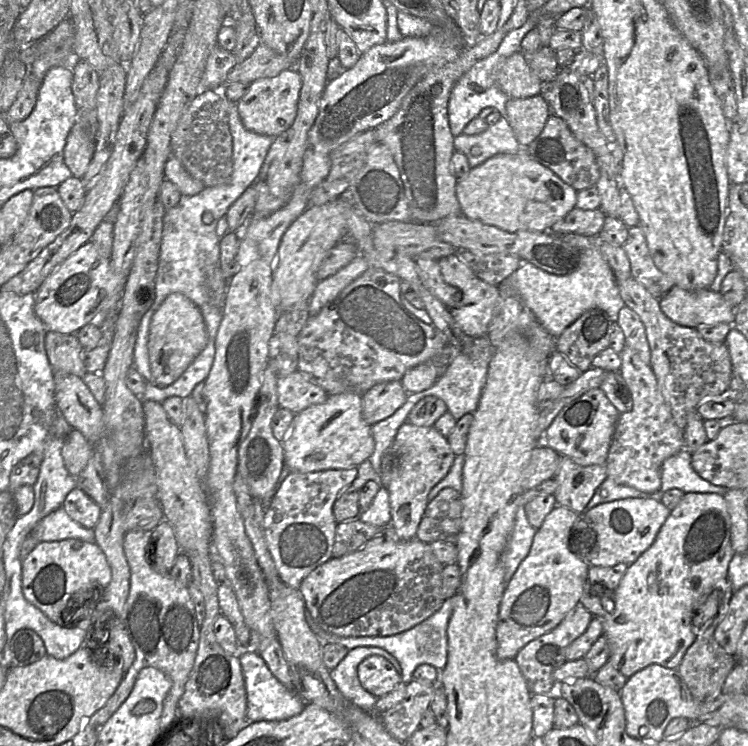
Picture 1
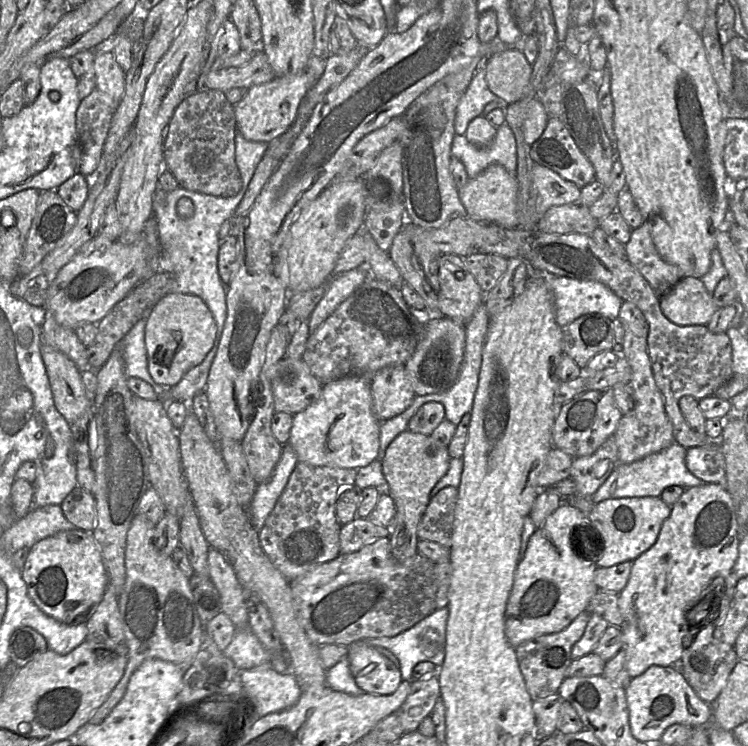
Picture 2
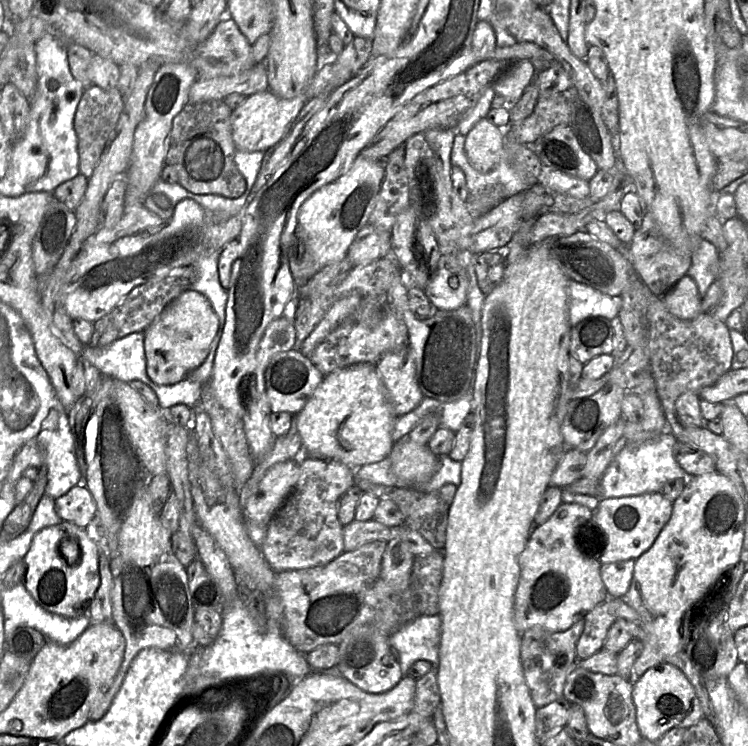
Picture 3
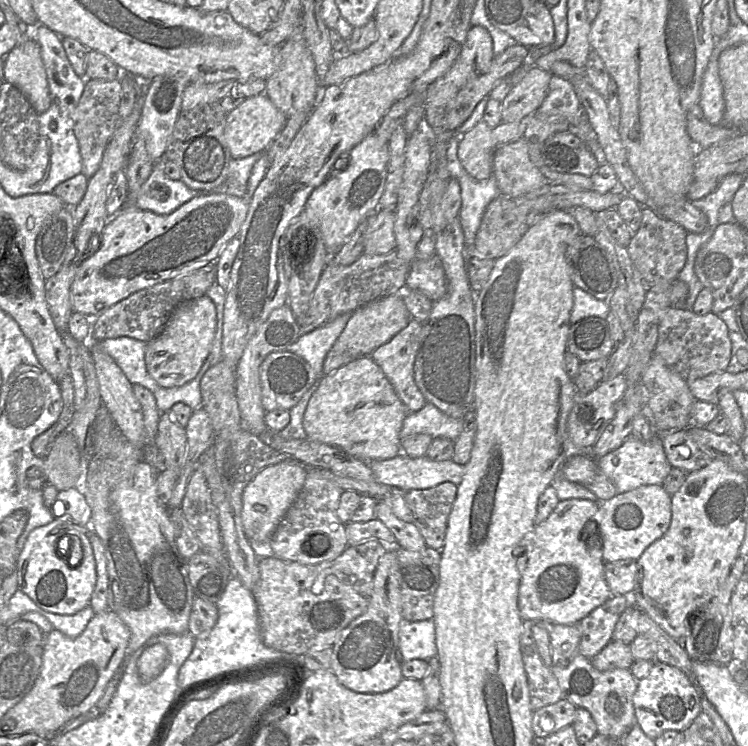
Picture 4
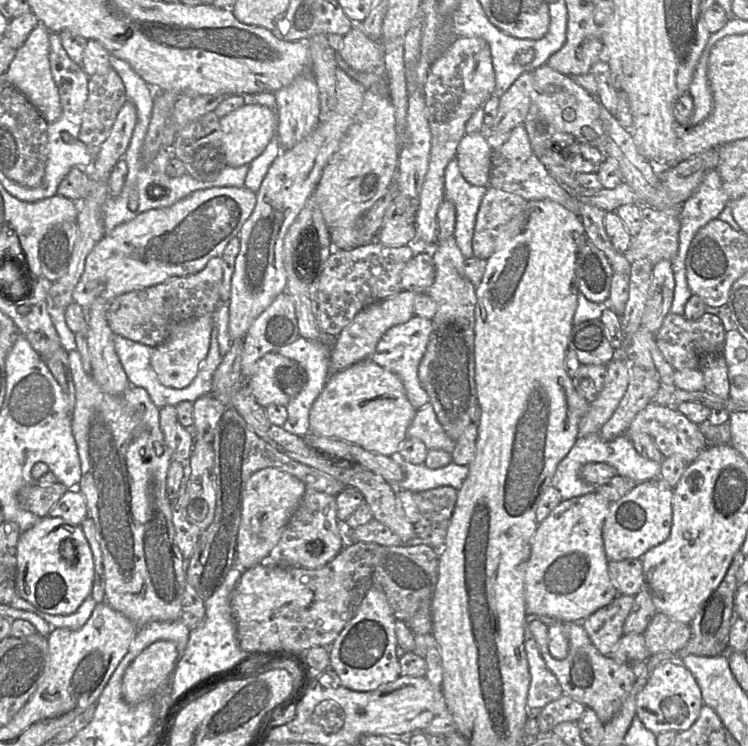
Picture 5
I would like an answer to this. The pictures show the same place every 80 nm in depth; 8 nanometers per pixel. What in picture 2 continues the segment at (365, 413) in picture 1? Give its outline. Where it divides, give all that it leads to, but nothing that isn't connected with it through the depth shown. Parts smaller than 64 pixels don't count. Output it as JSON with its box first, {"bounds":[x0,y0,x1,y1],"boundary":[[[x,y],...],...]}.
{"bounds":[371,365,416,421],"boundary":[[[405,365],[386,366],[371,377],[372,411],[380,421],[405,411],[416,394],[406,375]]]}

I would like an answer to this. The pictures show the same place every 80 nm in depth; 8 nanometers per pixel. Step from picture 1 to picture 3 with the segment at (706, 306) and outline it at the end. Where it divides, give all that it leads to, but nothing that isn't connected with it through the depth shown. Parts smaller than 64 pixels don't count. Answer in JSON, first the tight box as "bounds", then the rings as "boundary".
{"bounds":[663,275,703,320],"boundary":[[[688,275],[680,278],[663,296],[667,310],[681,320],[690,320],[703,313],[695,281]]]}

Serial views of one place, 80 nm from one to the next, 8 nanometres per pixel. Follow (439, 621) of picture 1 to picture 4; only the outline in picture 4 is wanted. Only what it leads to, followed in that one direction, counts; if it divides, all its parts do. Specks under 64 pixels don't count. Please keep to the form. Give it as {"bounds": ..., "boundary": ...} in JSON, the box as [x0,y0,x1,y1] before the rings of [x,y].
{"bounds":[399,619,437,661],"boundary":[[[433,619],[422,621],[402,620],[399,625],[399,649],[402,661],[422,659],[428,661],[437,656],[435,624]]]}

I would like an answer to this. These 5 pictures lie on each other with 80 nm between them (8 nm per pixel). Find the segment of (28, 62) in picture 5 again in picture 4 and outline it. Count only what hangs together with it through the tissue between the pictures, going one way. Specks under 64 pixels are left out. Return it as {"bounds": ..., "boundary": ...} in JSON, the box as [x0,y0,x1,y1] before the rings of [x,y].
{"bounds":[3,29,52,114],"boundary":[[[33,29],[30,38],[25,41],[21,41],[11,52],[5,56],[3,60],[5,81],[17,87],[25,95],[37,113],[40,114],[47,111],[51,106],[52,100],[49,92],[46,71],[41,58],[40,46],[33,37]]]}

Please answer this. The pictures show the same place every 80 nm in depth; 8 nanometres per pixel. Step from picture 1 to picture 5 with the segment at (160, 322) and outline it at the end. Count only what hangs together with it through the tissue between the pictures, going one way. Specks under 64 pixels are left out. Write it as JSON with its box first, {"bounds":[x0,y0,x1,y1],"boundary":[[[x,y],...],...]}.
{"bounds":[151,315,213,389],"boundary":[[[203,315],[176,325],[168,339],[154,348],[151,366],[158,380],[166,387],[182,389],[196,377],[204,362],[211,339],[213,315]]]}

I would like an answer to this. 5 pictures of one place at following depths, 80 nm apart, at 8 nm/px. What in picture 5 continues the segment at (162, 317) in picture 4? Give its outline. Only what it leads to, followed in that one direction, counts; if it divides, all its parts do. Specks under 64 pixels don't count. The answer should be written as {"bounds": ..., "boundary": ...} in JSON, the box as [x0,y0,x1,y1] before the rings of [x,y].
{"bounds":[107,257,223,347],"boundary":[[[221,257],[211,258],[199,272],[140,290],[130,291],[112,299],[107,307],[107,321],[112,332],[150,347],[165,342],[173,328],[185,321],[214,315],[218,306],[223,269]]]}

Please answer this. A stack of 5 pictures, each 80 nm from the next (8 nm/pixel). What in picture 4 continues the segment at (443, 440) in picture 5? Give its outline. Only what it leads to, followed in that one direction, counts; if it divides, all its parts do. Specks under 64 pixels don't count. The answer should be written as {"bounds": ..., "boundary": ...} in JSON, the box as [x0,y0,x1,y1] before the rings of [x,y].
{"bounds":[400,402,463,441],"boundary":[[[427,402],[420,410],[406,415],[400,431],[401,439],[425,433],[432,438],[444,437],[455,441],[463,429],[463,419],[453,418]]]}

